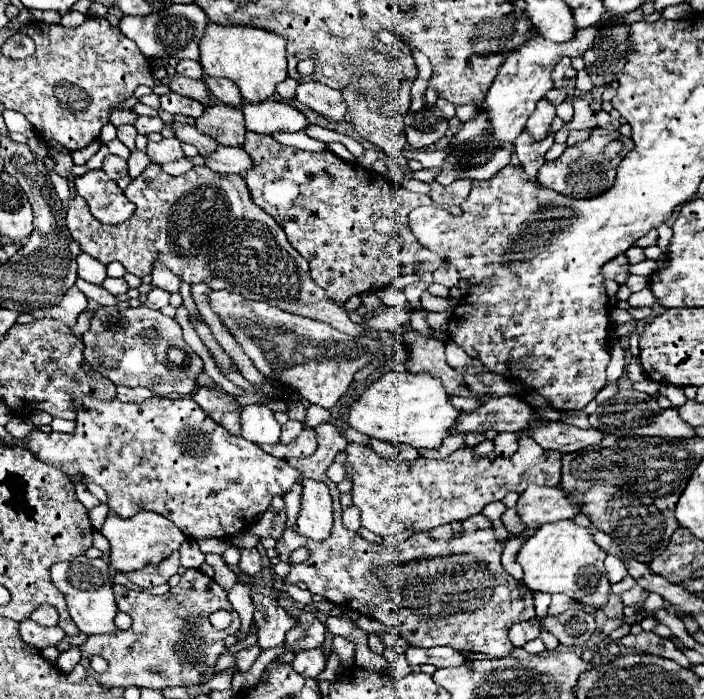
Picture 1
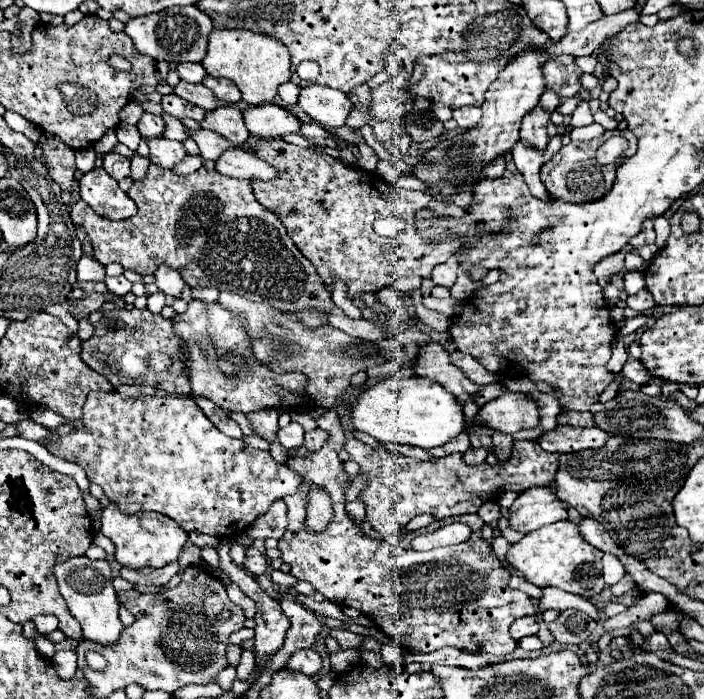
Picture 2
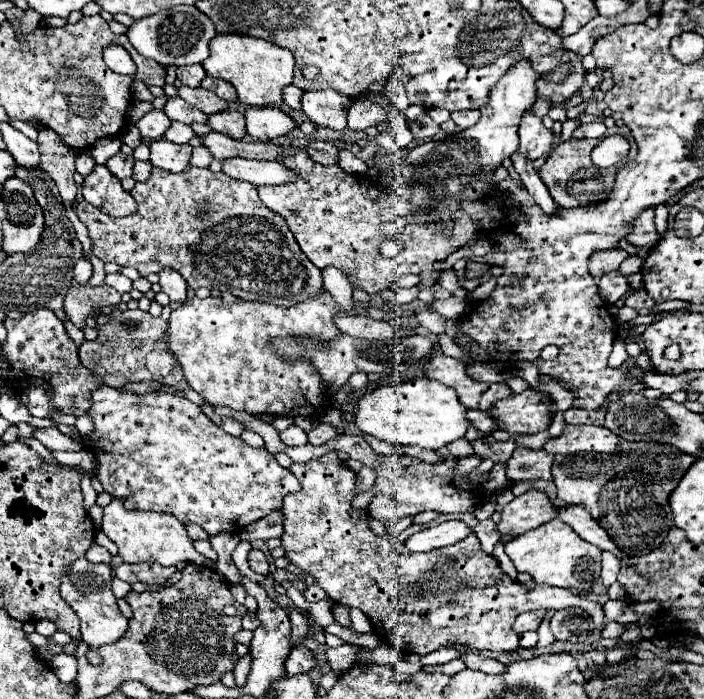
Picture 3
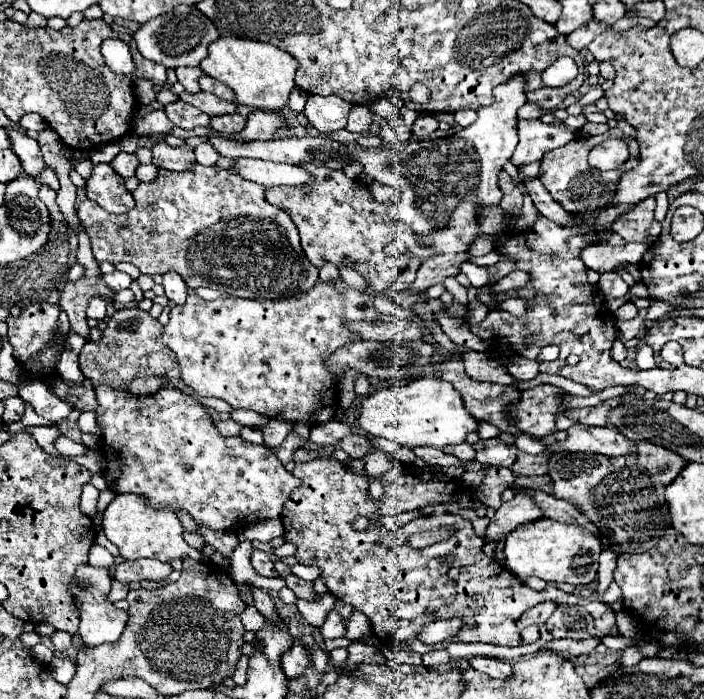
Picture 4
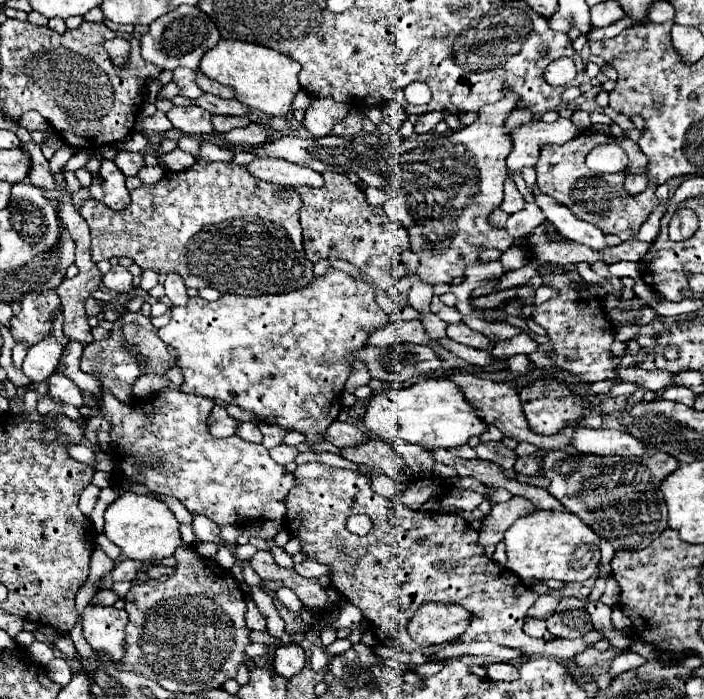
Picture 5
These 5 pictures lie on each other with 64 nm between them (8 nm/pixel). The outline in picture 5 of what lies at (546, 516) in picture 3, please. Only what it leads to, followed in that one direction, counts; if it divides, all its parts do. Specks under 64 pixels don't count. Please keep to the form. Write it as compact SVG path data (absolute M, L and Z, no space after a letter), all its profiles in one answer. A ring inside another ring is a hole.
M512 496L508 502L494 504L478 530L478 546L496 546L498 542L502 542L504 532L520 516L528 516L530 512L534 512L534 504L522 496Z

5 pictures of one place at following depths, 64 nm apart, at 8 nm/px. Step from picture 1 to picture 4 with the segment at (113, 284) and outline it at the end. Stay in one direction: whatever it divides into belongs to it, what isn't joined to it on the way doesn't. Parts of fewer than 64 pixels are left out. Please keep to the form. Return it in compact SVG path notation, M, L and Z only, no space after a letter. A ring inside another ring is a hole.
M114 270L114 272L110 272L110 274L104 274L102 280L104 280L106 286L112 288L114 292L116 292L116 290L130 288L130 284L132 284L132 278L130 278L126 272L120 272L120 270Z

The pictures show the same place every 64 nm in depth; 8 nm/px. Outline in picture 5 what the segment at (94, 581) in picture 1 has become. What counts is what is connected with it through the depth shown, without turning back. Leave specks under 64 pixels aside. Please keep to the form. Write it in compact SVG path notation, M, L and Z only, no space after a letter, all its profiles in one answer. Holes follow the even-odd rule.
M86 606L82 618L86 642L94 650L104 652L112 664L122 664L124 660L126 624L128 624L128 614L114 606L110 608Z

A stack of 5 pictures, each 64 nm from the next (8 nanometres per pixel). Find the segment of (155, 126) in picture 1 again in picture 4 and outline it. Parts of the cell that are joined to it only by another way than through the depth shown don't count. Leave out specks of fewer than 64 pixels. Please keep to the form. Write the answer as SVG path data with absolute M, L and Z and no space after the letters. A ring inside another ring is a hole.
M154 110L134 122L134 132L138 136L154 136L154 134L166 134L174 124L168 120L164 110Z

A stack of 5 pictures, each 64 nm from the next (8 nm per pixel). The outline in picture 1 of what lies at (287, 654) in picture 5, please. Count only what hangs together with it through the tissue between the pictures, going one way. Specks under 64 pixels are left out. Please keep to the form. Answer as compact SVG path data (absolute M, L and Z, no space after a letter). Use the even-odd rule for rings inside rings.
M320 648L300 650L300 652L294 656L292 668L294 668L298 674L306 676L306 678L316 678L316 676L326 668L324 652L322 652Z

